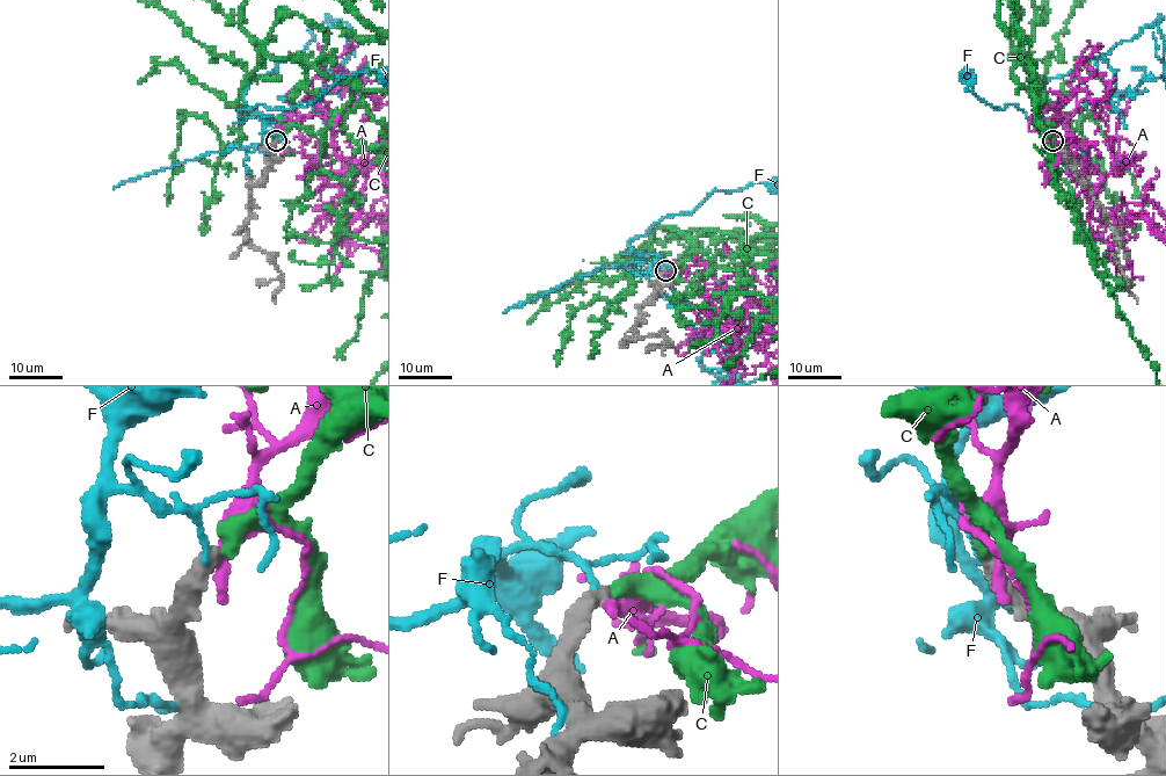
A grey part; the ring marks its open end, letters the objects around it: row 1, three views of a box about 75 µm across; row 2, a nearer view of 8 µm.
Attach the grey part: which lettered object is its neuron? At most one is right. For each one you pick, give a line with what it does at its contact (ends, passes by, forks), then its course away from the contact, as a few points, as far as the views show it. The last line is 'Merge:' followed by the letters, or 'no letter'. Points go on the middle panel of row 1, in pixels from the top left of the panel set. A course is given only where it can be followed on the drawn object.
C: It ends there
Merge: C

